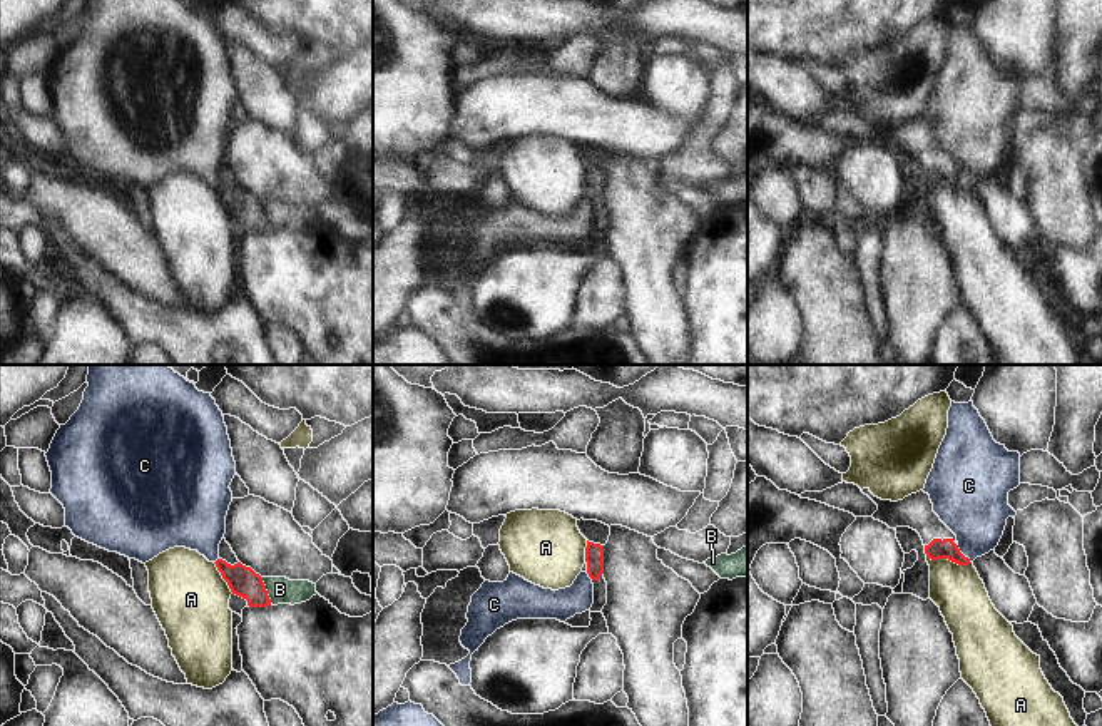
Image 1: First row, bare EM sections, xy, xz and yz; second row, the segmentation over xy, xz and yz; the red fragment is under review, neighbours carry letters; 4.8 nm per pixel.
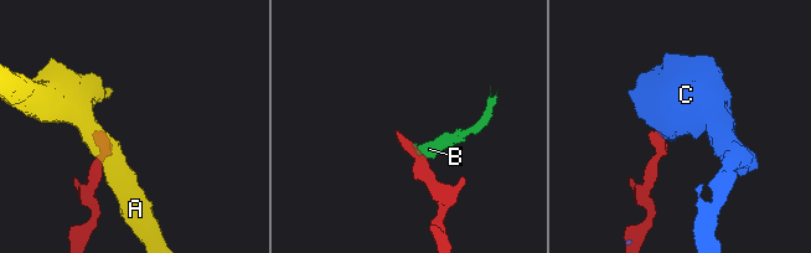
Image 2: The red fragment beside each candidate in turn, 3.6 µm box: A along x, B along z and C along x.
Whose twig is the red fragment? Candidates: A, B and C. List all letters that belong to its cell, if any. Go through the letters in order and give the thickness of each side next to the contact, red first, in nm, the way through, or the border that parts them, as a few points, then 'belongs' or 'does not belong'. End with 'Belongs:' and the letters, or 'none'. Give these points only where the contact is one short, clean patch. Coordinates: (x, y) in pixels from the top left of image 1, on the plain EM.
A: calibres 100 and 240 nm; border yz (927, 183), (970, 189); does not belong
B: calibres 150 and 130 nm; border xy (261, 203), (271, 228); does not belong
C: calibres 100 and 340 nm; way yz (937, 174), (962, 179), (974, 166), (974, 129); belongs
Belongs: C

